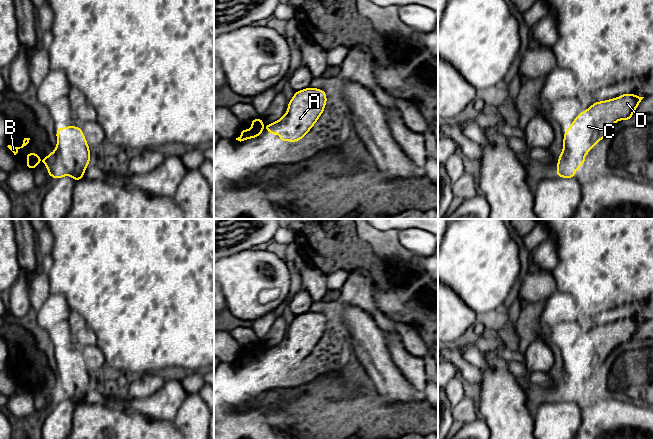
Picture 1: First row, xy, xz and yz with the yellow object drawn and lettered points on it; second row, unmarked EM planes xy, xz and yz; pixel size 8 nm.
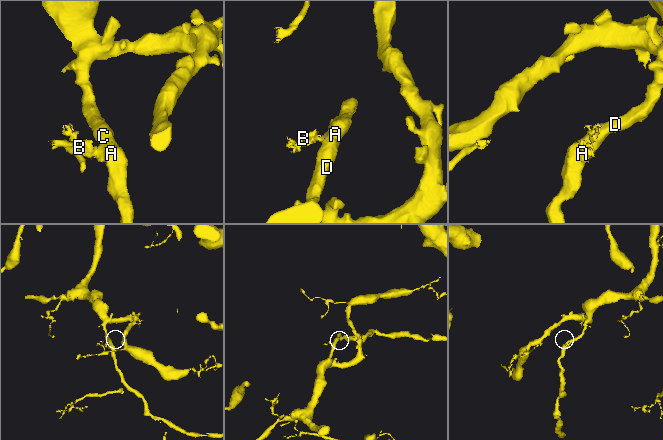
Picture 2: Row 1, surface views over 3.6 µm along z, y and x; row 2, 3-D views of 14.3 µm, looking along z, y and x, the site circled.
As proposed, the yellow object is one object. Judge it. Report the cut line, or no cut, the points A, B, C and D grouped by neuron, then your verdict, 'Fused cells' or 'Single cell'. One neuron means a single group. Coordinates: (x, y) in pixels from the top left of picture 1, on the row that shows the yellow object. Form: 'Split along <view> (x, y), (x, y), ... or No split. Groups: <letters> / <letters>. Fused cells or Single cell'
Split along xz (284, 115), (287, 133), (295, 141). Groups: A C D / B. Fused cells

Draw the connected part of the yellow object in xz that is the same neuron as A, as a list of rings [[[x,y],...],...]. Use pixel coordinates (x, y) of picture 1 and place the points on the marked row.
[[[308,87],[296,91],[285,113],[290,138],[302,140],[322,115],[326,103],[327,95],[322,89]]]

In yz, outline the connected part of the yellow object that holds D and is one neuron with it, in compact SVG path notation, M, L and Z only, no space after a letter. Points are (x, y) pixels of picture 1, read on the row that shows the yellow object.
M623 93L614 99L593 103L587 110L580 112L573 120L570 127L563 134L563 150L561 155L565 158L585 157L592 147L601 141L609 129L618 121L624 119L631 121L631 117L644 97L631 93Z

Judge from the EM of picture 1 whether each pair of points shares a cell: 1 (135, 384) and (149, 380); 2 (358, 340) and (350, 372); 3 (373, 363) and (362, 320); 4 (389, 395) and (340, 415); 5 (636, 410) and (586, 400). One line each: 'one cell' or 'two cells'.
1: one cell
2: two cells
3: one cell
4: two cells
5: two cells

